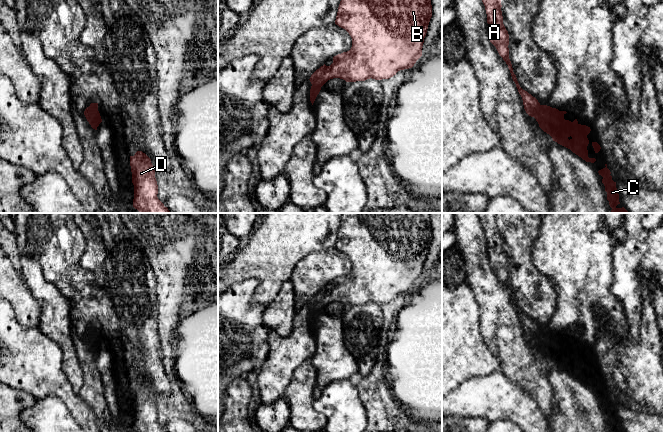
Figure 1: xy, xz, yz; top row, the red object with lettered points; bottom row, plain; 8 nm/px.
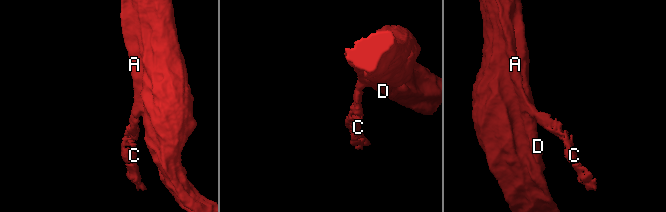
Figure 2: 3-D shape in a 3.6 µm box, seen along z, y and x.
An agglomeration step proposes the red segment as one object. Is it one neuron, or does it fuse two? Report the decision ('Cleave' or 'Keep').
Keep

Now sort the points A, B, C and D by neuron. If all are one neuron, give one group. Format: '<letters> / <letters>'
A B C D

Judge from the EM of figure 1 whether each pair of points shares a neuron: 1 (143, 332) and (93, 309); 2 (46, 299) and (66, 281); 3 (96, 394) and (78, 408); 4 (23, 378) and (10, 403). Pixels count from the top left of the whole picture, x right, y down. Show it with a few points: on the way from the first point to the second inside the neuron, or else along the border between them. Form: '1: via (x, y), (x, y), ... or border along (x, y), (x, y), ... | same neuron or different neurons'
1: border along (110, 299), (118, 318), (121, 339), (124, 344) | different neurons
2: border along (42, 271), (42, 274), (67, 299), (70, 309) | different neurons
3: border along (79, 393), (94, 413), (96, 421) | different neurons
4: border along (10, 386), (30, 393), (36, 399) | different neurons

